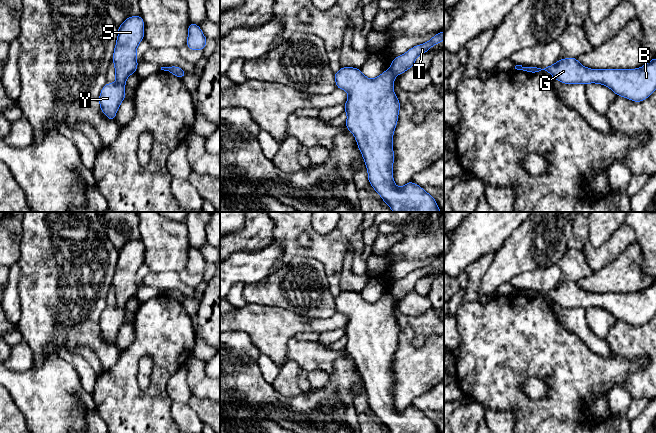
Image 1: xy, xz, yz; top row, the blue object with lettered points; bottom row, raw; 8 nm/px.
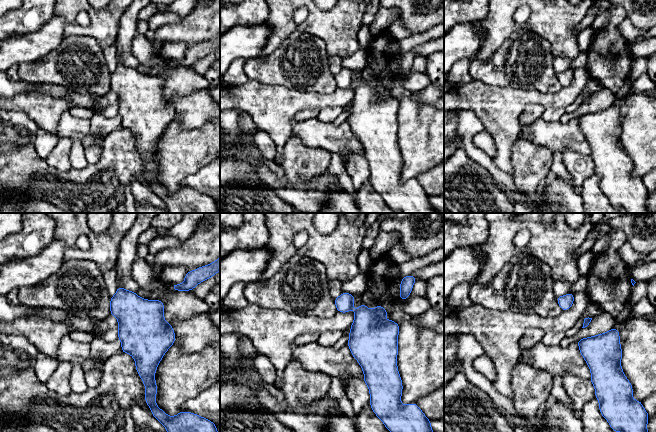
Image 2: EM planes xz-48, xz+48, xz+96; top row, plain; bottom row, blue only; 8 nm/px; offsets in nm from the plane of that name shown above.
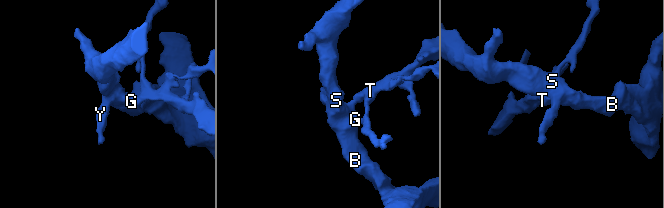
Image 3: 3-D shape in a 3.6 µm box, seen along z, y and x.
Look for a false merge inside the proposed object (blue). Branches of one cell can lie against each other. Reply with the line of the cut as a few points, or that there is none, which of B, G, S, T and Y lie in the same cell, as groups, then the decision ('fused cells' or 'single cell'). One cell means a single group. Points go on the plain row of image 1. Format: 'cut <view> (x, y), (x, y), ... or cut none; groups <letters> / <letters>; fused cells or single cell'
cut xz (389, 293), (395, 299); groups B G S Y / T; fused cells

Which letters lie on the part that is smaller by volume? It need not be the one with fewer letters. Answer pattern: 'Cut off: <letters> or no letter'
Cut off: T

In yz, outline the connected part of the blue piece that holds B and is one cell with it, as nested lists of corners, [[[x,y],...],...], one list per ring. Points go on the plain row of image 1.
[[[573,281],[559,283],[548,291],[528,291],[529,297],[539,297],[541,295],[549,296],[554,304],[564,308],[602,308],[610,312],[617,320],[622,320],[634,326],[644,325],[656,314],[656,281],[644,290],[636,293],[590,293],[581,289],[578,283]]]

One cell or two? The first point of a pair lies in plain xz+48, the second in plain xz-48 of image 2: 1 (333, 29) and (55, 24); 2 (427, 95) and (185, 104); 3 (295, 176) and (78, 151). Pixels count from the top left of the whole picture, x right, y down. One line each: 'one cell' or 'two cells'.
1: two cells
2: one cell
3: two cells

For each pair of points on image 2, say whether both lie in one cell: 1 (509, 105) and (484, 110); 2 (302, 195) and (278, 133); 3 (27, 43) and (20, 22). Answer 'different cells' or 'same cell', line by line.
1: same cell
2: different cells
3: different cells

